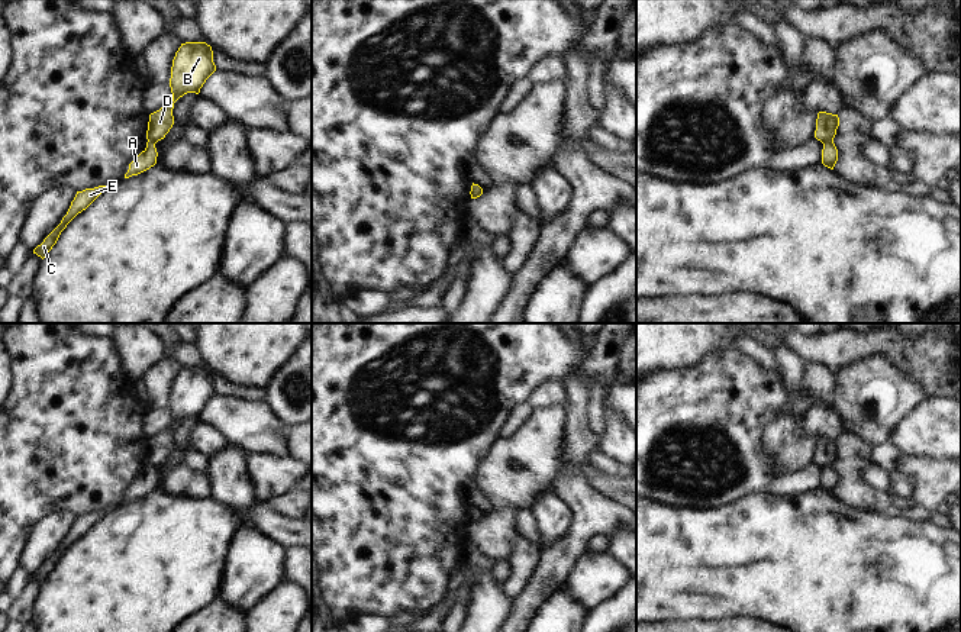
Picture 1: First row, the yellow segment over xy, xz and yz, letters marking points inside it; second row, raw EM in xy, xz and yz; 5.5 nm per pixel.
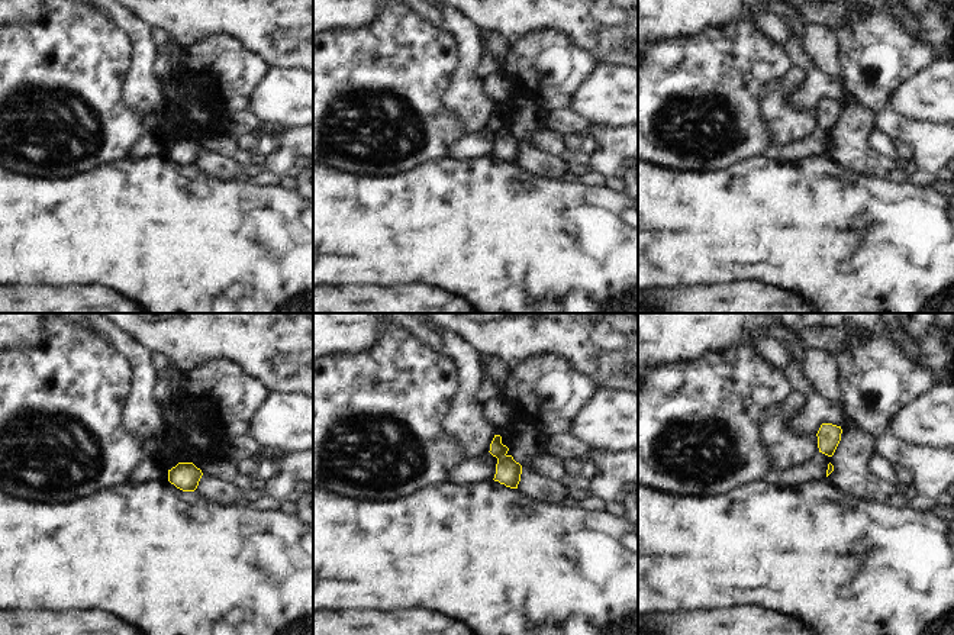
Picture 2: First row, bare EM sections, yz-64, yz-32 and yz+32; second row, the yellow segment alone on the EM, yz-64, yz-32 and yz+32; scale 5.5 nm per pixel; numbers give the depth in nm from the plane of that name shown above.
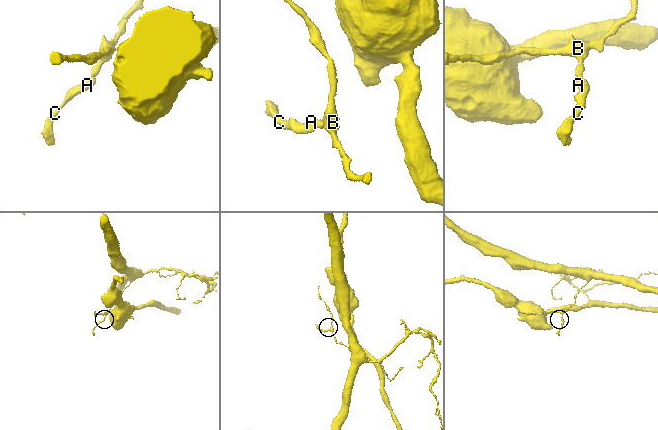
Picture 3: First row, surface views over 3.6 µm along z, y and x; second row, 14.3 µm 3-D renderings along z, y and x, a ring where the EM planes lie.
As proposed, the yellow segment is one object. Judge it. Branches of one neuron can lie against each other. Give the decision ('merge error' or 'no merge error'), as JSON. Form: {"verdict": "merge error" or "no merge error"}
{"verdict": "merge error"}

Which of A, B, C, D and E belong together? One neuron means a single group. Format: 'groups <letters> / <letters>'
groups A C E / B D

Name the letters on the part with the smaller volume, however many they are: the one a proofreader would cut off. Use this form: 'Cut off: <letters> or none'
Cut off: A, C, E

